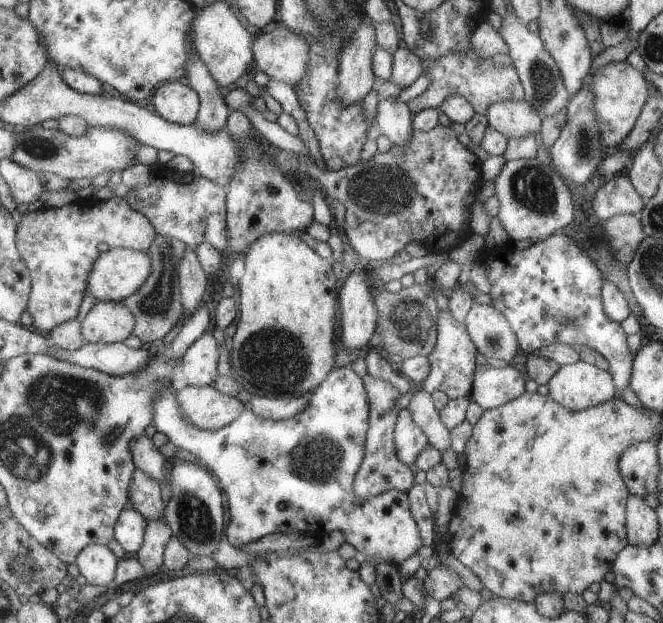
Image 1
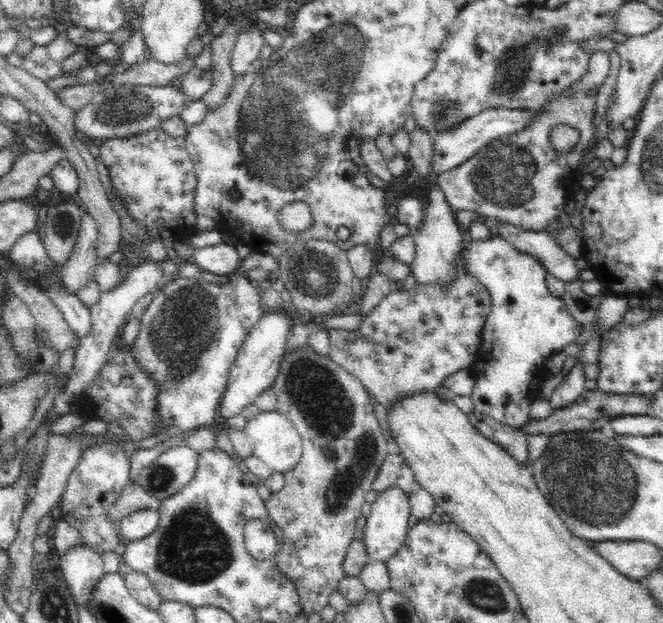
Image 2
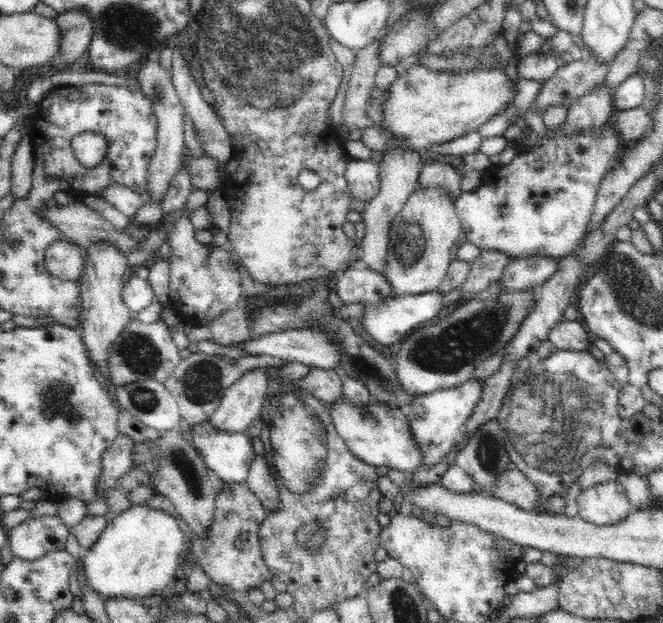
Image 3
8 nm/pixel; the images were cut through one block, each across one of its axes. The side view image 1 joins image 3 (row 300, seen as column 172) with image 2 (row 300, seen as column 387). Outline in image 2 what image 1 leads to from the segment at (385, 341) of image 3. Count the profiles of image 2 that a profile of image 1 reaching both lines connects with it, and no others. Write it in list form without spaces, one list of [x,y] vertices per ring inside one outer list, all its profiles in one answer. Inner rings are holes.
[[[492,236],[488,240],[473,240],[465,245],[461,252],[464,263],[468,265],[468,272],[472,273],[488,291],[492,303],[491,311],[487,316],[480,348],[468,370],[474,376],[472,402],[477,412],[483,413],[496,422],[520,429],[520,426],[530,420],[530,406],[538,397],[539,385],[548,376],[546,360],[552,354],[563,355],[565,346],[570,345],[581,334],[581,324],[566,308],[566,303],[548,291],[544,277],[548,273],[536,258],[520,252],[504,237]]]

